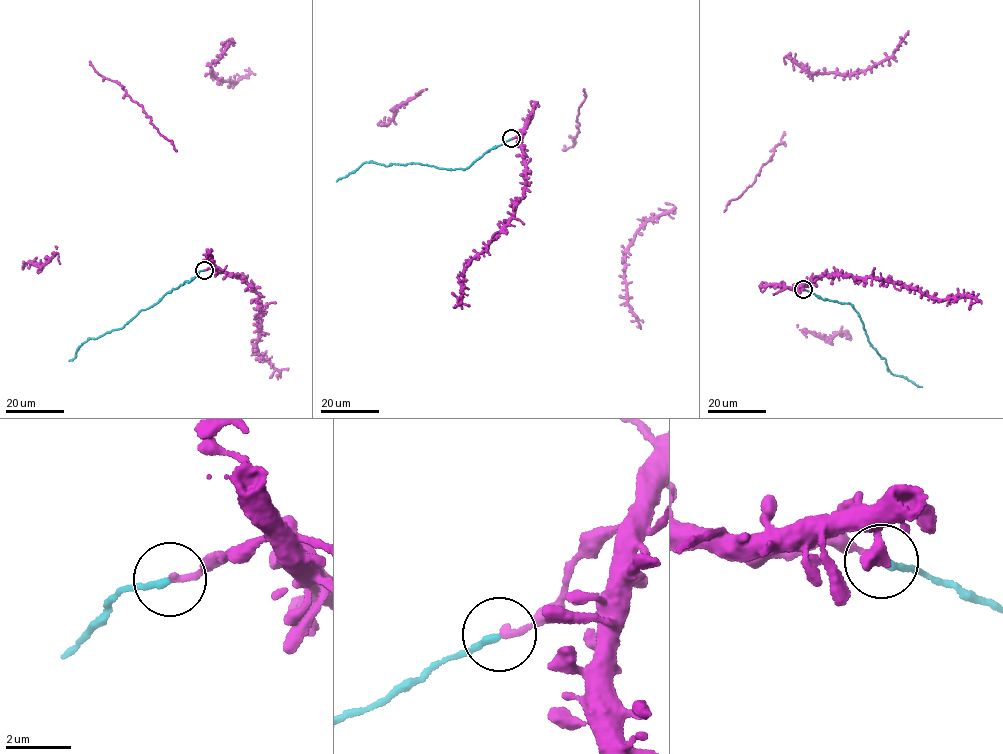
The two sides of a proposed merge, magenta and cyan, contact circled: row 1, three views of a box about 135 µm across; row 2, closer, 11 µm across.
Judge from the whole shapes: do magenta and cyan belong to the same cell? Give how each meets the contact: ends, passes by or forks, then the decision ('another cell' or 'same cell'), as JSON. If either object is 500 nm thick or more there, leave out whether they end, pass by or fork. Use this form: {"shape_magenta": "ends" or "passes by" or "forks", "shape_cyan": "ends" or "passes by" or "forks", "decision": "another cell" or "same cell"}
{"shape_magenta": "ends", "shape_cyan": "ends", "decision": "same cell"}

